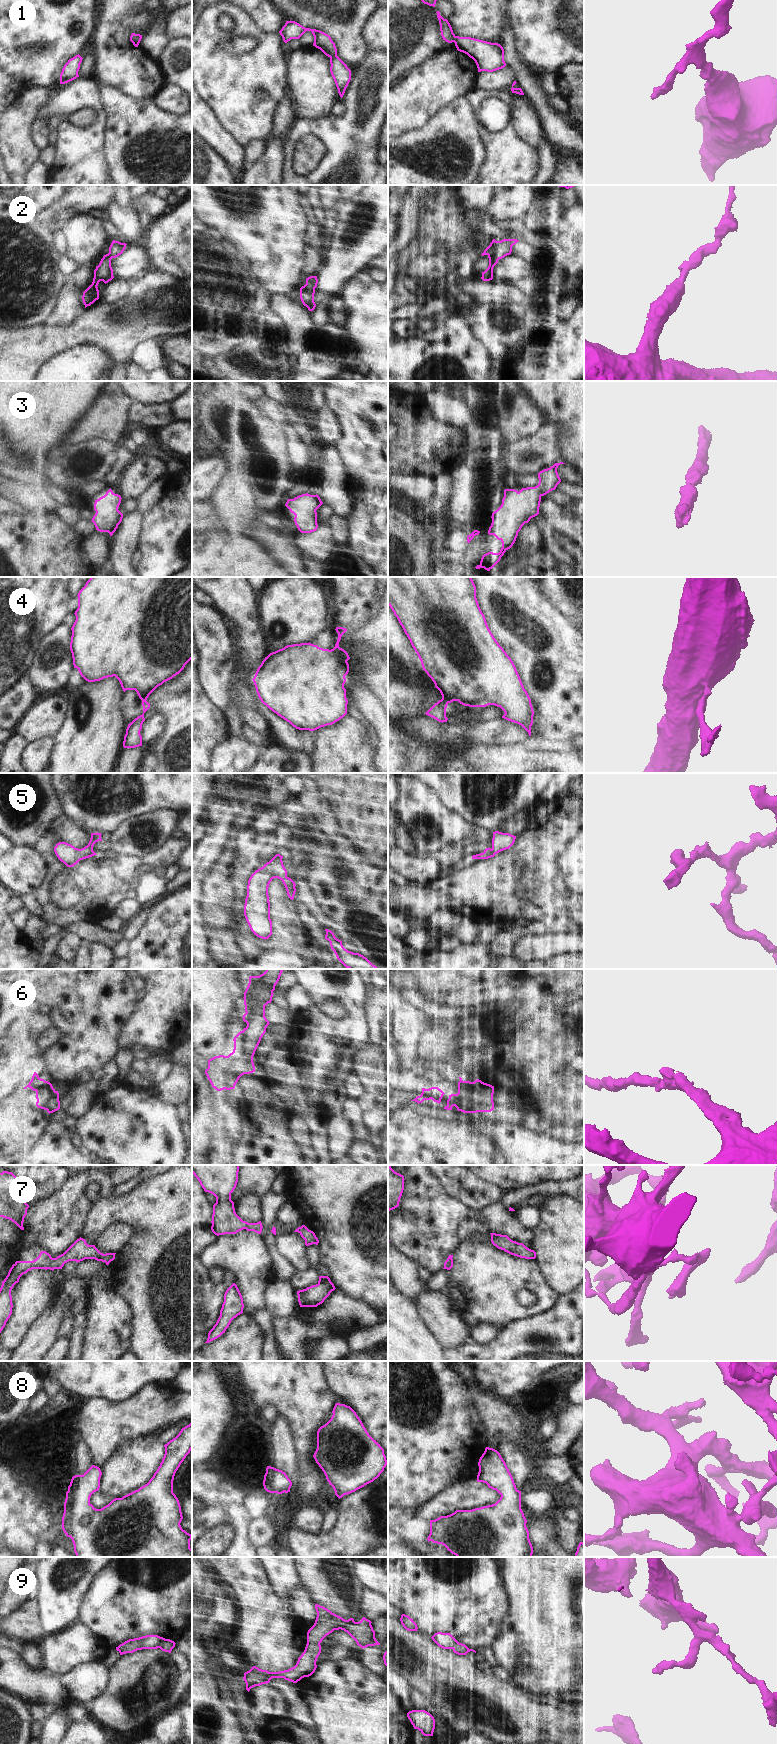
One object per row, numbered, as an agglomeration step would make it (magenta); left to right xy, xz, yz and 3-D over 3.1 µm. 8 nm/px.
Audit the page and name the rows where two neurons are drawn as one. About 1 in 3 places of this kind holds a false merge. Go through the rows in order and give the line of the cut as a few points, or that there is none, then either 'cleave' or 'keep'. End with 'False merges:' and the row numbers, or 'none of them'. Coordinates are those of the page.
1: no cut; keep
2: no cut; keep
3: no cut; keep
4: cut in yz along (442, 698), (448, 702); cleave
5: no cut; keep
6: cut in xz along (241, 1031), (240, 1036), (244, 1040), (244, 1052), (252, 1059); cleave
7: no cut; keep
8: no cut; keep
9: no cut; keep
False merges: 4, 6

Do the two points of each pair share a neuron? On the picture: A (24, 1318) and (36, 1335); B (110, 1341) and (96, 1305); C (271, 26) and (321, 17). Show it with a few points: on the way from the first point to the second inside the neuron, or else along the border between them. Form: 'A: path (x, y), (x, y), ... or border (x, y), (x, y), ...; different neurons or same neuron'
A: border (45, 1307), (17, 1345); different neurons
B: path (108, 1332), (108, 1317), (105, 1314); same neuron
C: border (278, 10), (282, 13); different neurons

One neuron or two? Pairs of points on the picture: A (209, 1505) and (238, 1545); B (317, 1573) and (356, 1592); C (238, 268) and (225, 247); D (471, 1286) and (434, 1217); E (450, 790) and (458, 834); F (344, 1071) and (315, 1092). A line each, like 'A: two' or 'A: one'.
A: one
B: one
C: one
D: two
E: two
F: one

